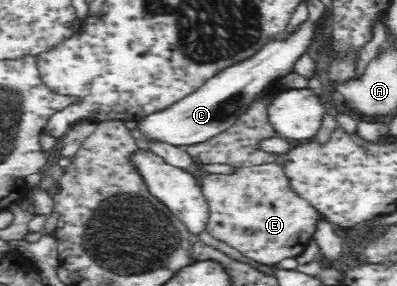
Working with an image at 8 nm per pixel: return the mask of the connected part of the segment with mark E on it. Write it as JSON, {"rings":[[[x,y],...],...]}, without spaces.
{"rings":[[[278,161],[236,168],[234,175],[208,173],[200,181],[200,189],[209,205],[206,231],[258,263],[276,265],[281,259],[296,258],[312,239],[319,222],[317,209],[292,190]]]}

